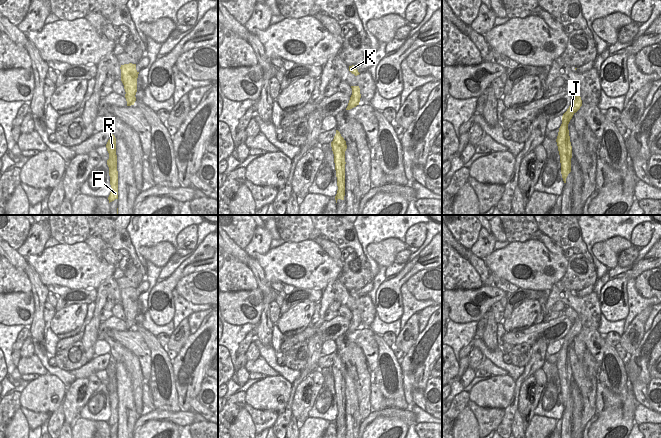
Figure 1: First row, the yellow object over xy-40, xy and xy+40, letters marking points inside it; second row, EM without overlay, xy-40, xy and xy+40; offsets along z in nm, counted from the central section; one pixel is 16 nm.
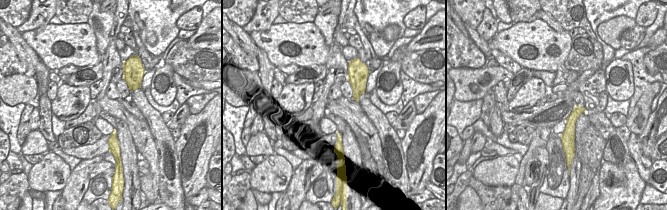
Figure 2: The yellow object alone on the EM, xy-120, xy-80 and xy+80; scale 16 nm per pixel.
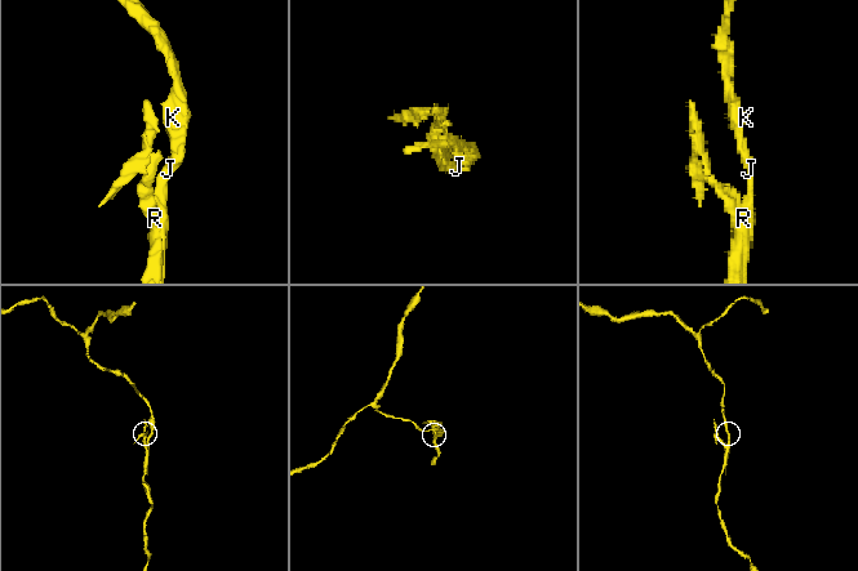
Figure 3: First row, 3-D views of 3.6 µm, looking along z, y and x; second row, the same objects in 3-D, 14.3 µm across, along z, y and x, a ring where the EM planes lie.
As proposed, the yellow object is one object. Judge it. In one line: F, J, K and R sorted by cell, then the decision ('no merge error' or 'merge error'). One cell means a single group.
F R / J K | merge error

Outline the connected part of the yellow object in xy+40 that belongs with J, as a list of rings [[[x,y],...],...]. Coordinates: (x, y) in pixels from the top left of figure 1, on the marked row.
[[[579,94],[575,96],[573,99],[571,105],[567,109],[567,111],[562,116],[562,124],[559,128],[558,134],[563,139],[567,140],[567,148],[568,148],[568,154],[572,155],[572,146],[570,142],[570,136],[569,136],[569,130],[568,130],[568,124],[570,120],[572,119],[573,115],[580,109],[582,106],[582,100]]]

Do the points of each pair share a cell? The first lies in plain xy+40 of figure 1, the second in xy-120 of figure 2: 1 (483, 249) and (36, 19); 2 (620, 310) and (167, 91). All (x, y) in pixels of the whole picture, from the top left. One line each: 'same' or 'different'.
1: same
2: same

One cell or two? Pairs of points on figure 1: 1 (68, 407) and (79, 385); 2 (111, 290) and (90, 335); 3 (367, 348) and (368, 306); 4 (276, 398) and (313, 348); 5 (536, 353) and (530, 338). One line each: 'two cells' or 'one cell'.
1: one cell
2: one cell
3: two cells
4: two cells
5: two cells

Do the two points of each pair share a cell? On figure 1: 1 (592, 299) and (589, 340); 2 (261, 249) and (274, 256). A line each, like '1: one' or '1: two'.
1: two
2: two

